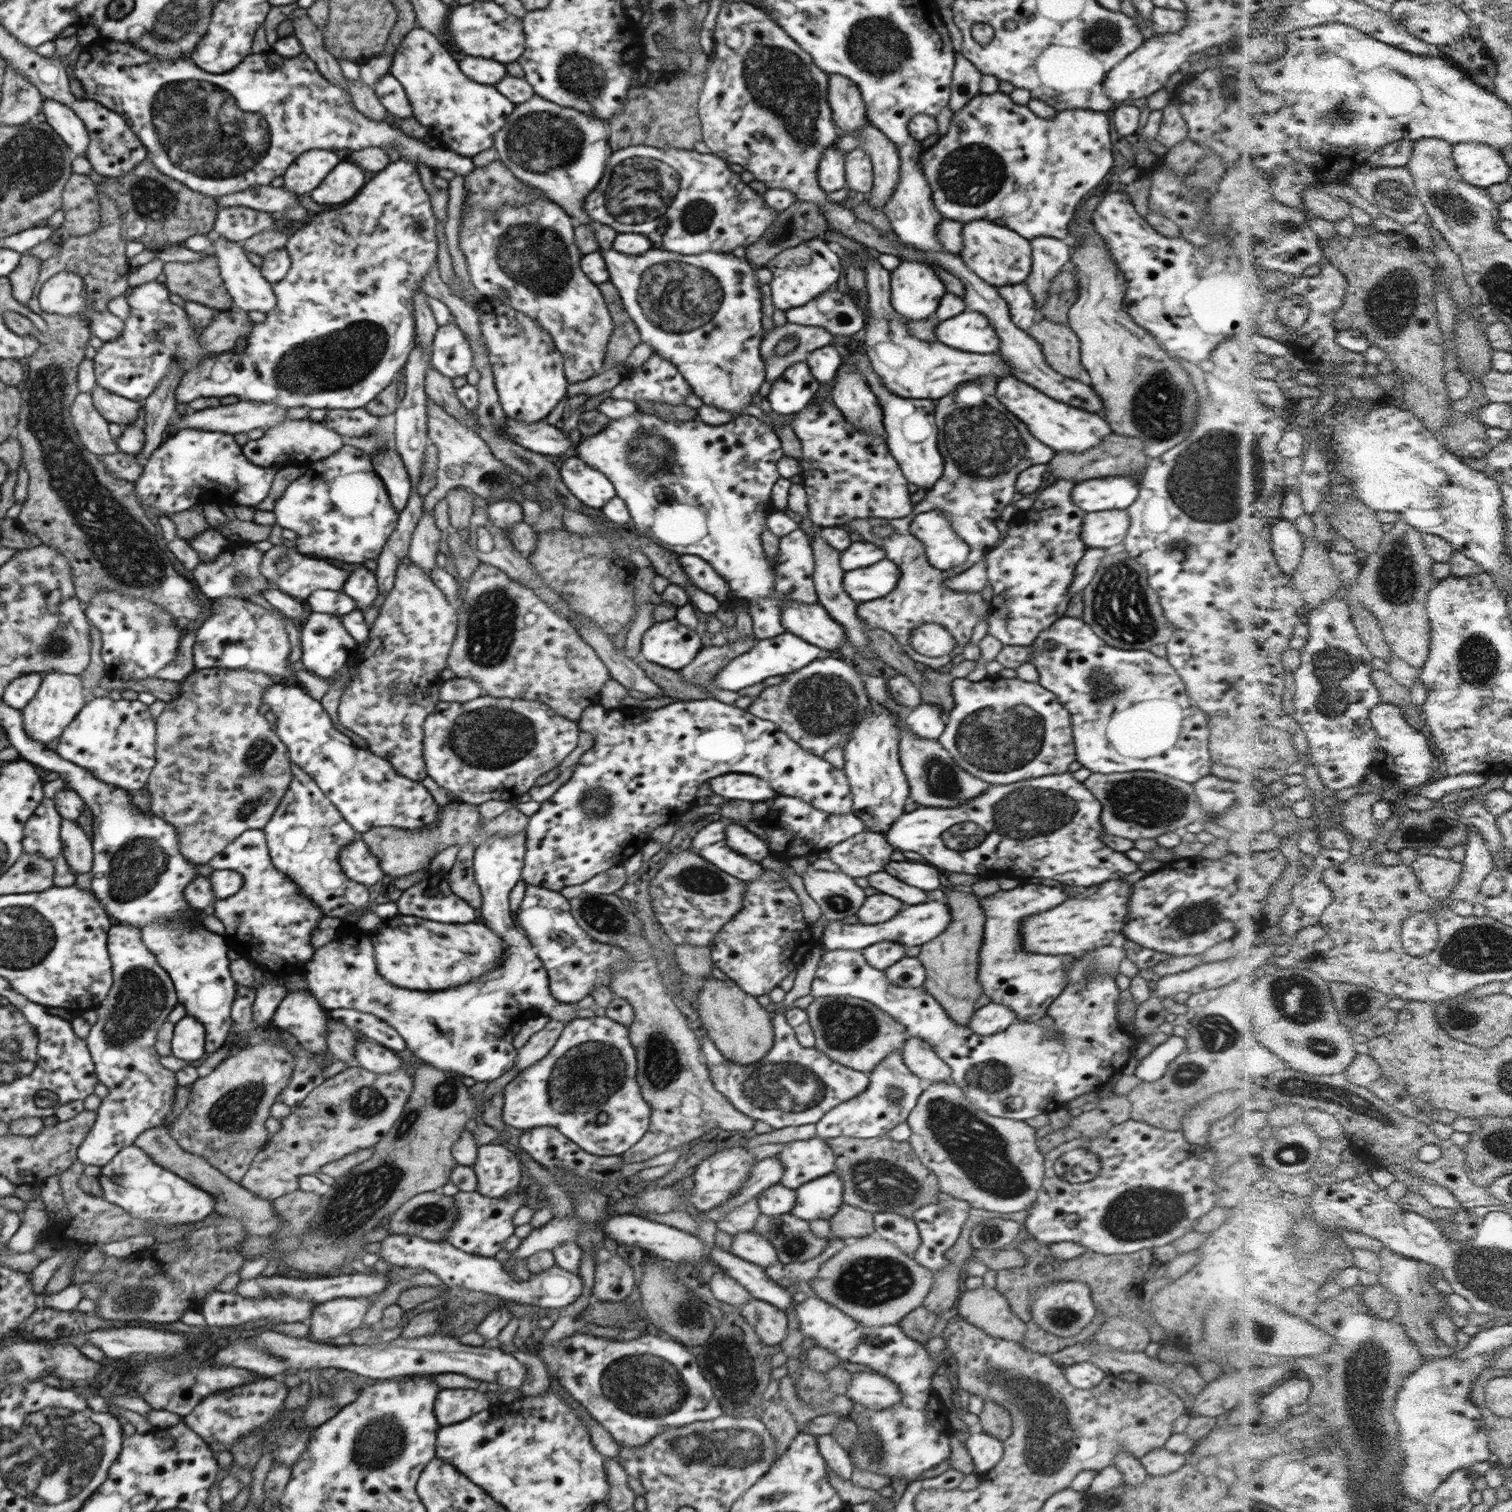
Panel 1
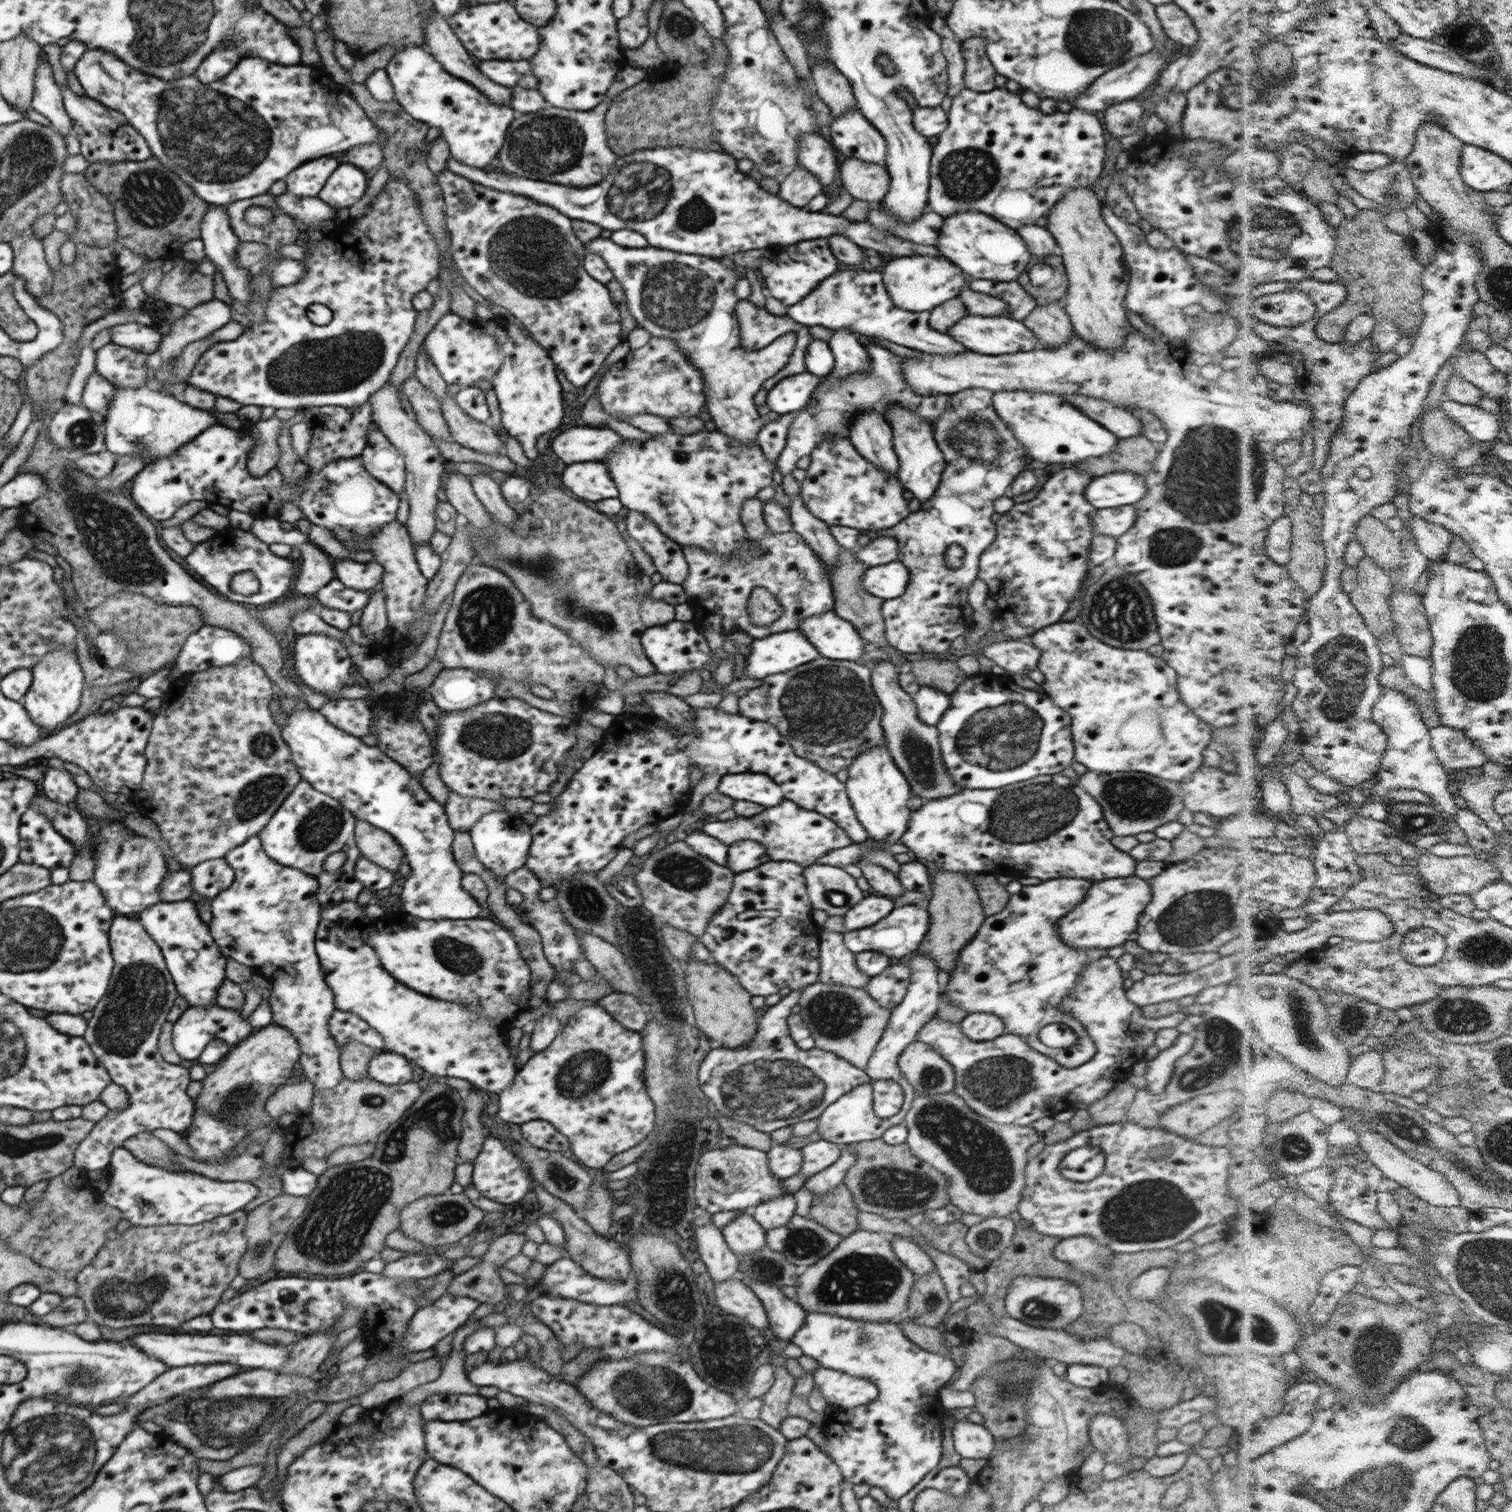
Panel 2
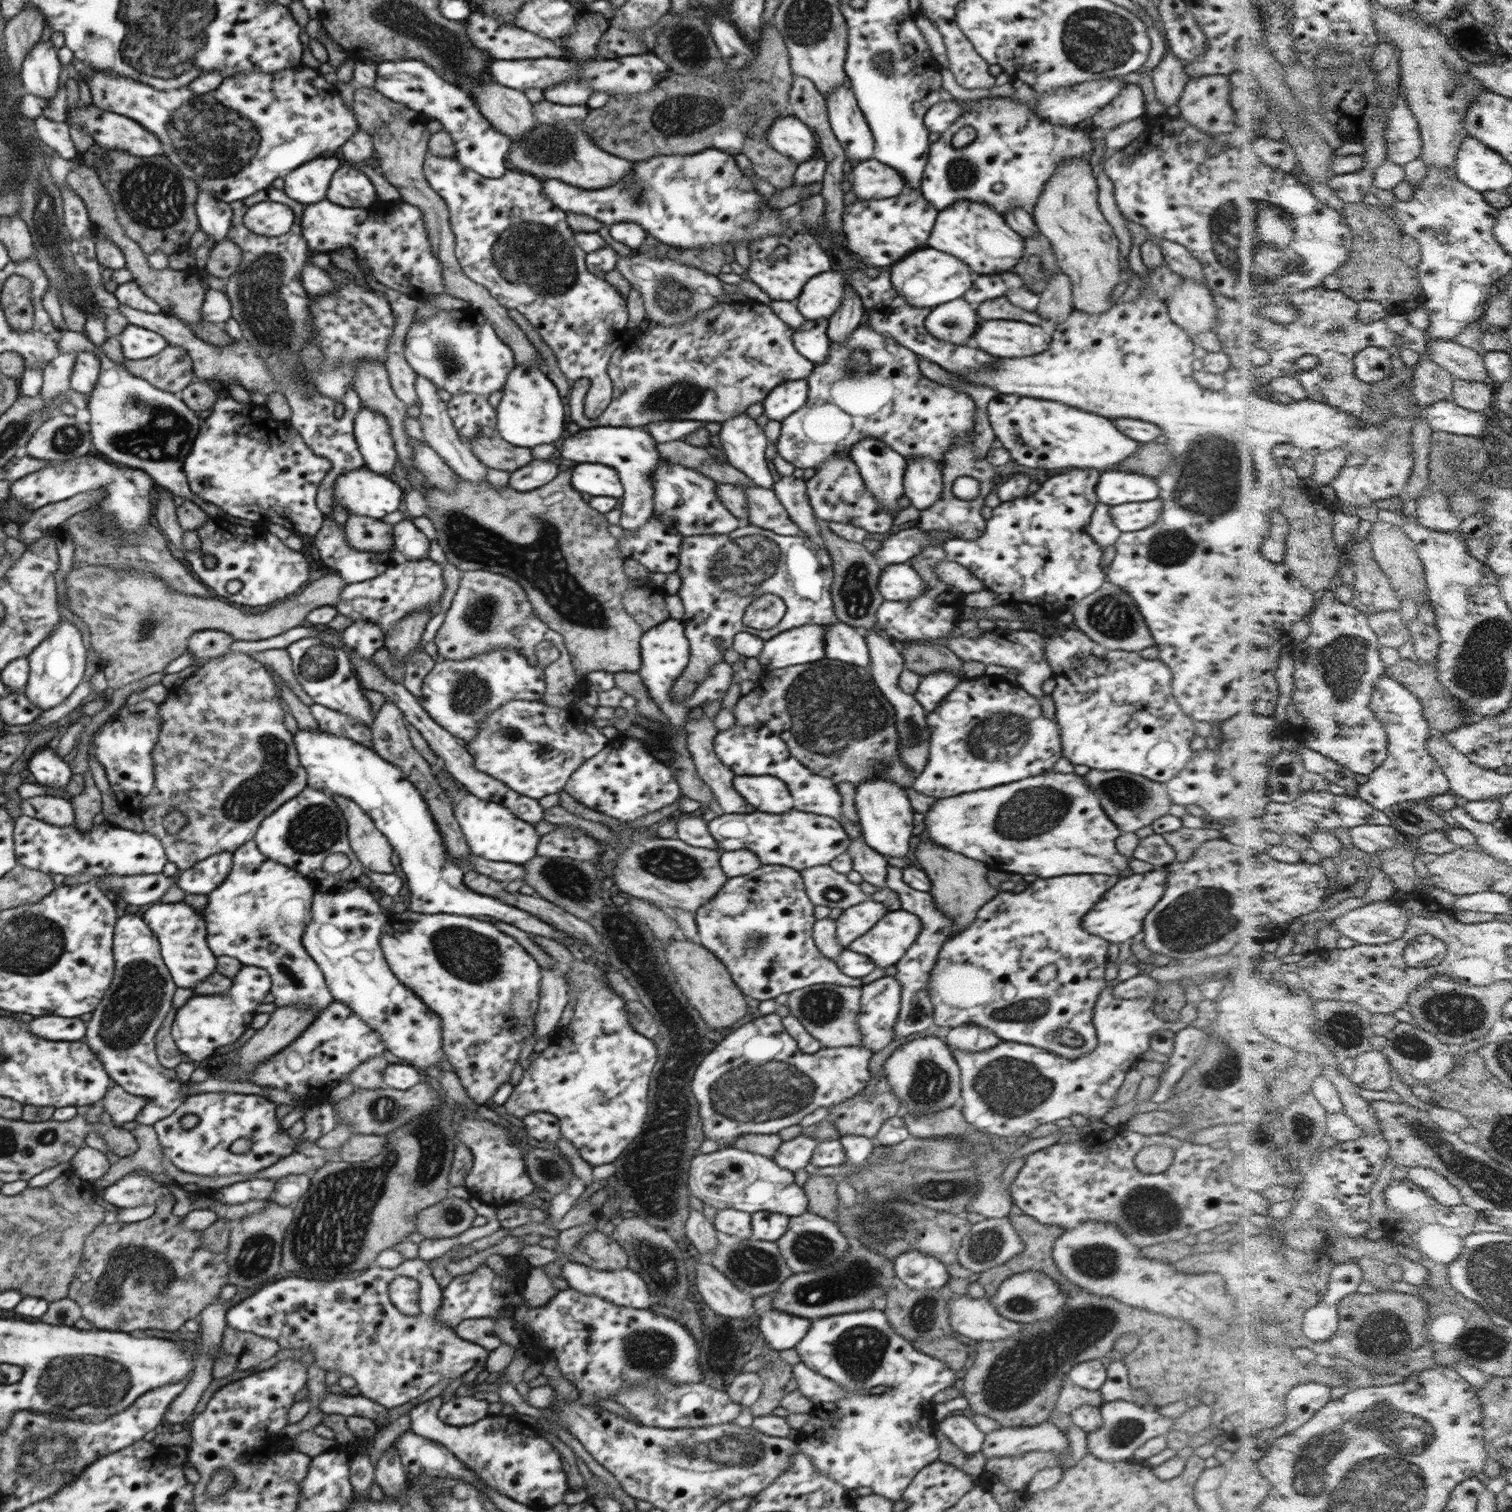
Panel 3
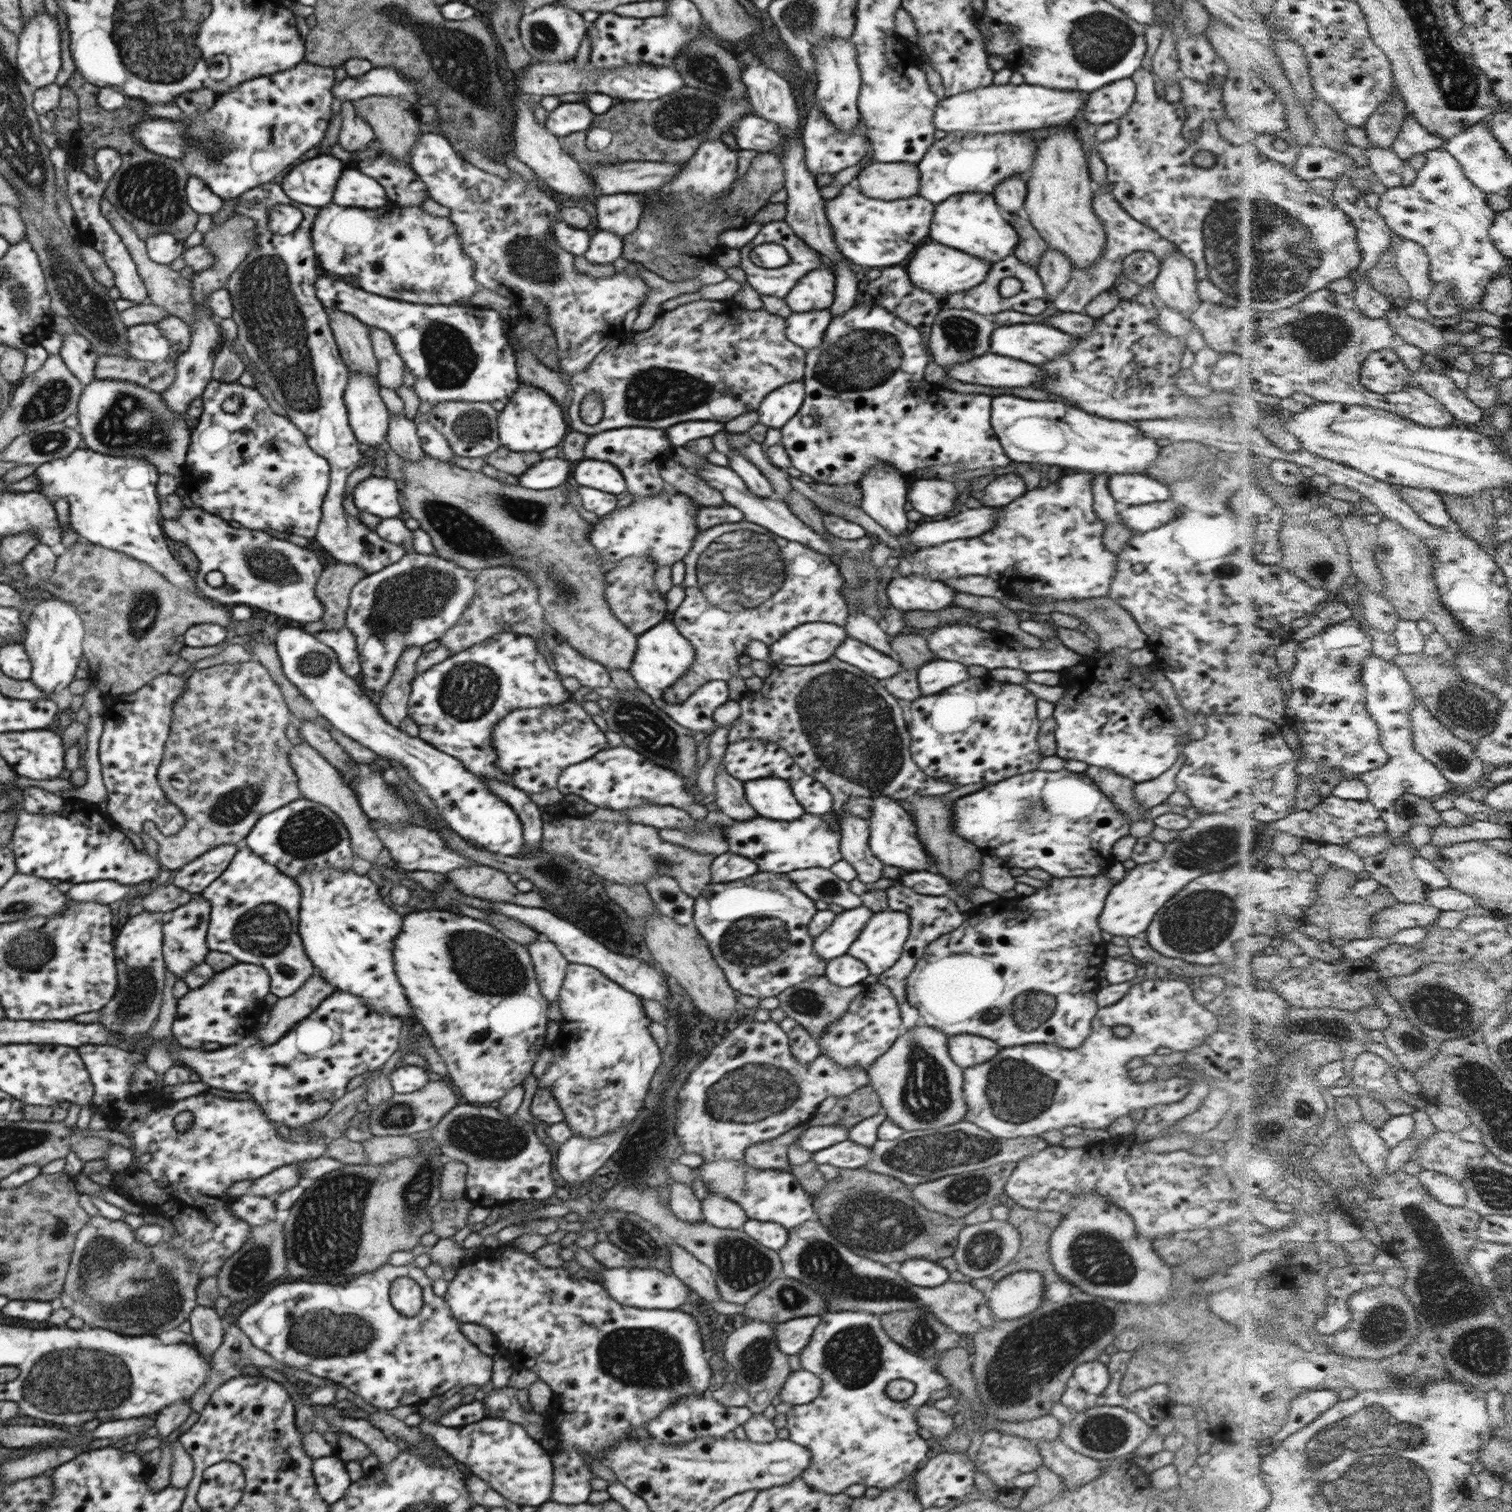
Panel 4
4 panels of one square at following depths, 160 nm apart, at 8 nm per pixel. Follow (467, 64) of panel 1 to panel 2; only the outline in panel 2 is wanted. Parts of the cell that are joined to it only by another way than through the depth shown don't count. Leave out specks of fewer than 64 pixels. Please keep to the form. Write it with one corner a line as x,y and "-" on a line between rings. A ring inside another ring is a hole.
479,60
477,67
494,83
506,88
516,88
520,77
533,74
532,66
527,60

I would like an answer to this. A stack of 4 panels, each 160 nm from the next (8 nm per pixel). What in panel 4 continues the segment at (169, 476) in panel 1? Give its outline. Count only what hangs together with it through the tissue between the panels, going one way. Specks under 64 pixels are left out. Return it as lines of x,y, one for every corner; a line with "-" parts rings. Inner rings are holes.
212,379
201,397
203,411
191,432
184,466
184,473
194,480
189,491
192,502
249,530
270,528
313,538
329,487
326,458
308,446
306,435
289,418
270,409
256,387
-
232,396
240,396
243,403
236,413
224,413
222,402

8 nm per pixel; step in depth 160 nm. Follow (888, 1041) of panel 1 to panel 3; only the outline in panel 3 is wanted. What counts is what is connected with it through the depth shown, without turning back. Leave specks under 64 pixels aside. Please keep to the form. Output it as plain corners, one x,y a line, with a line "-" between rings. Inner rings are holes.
820,984
794,990
788,994
788,1009
804,1029
819,1041
821,1048
862,1048
862,1035
858,1029
862,990
860,987

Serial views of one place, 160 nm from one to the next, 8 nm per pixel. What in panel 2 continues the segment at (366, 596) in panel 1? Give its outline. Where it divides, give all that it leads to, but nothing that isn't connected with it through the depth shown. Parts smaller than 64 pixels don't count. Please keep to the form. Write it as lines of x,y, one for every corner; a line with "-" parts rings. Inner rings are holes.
346,558
333,560
335,579
344,583
344,586
361,591
374,591
382,583
387,572
378,562
355,562

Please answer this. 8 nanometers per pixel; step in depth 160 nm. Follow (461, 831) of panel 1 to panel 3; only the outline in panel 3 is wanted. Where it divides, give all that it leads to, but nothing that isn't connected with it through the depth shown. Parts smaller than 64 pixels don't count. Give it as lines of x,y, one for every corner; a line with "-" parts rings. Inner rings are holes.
338,793
330,795
344,813
349,845
363,868
380,874
399,873
399,868
390,859
393,848
384,834
376,828
374,821
350,798

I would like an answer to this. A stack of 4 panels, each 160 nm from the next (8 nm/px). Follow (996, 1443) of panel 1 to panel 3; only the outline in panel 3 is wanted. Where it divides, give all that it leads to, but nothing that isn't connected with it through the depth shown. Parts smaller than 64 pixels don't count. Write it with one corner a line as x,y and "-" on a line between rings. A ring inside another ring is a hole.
949,1415
938,1422
939,1430
965,1454
980,1451
986,1434
964,1415

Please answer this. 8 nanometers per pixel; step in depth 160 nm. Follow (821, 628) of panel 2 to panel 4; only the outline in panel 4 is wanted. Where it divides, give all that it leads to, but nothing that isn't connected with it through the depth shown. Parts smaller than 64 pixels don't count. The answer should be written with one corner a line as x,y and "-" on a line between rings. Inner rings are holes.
848,636
842,641
842,645
835,650
833,656
842,662
855,666
879,681
890,678
903,669
901,663
891,656

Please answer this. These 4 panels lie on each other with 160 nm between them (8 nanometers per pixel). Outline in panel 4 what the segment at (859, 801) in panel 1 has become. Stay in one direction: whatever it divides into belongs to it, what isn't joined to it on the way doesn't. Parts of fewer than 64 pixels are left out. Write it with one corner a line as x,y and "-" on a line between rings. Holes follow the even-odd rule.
877,796
872,800
874,807
872,807
872,815
868,820
870,827
869,847
874,856
885,865
897,866
903,872
918,872
919,870
936,872
936,868
933,869
931,856
918,838
917,825
912,815
896,803
897,799
889,796

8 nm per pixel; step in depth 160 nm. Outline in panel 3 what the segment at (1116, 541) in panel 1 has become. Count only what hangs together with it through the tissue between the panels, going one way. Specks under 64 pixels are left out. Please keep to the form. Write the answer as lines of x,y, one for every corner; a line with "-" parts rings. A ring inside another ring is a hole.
1158,498
1147,502
1112,506
1110,508
1110,517
1112,517
1112,524
1121,533
1130,533
1154,525
1158,517
1160,517
1160,511
1162,511
1162,502

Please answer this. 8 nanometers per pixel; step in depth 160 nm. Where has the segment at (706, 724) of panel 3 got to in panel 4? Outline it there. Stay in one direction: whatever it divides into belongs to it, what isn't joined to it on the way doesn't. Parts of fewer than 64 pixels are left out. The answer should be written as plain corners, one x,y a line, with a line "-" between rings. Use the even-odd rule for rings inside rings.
723,763
714,772
716,787
716,804
720,812
724,812
735,820
752,820
758,815
746,800
743,783
732,777

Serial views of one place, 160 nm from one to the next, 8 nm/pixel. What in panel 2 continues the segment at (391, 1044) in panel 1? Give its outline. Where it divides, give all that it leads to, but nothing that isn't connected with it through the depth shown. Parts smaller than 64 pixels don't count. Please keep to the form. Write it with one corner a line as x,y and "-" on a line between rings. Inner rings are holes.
335,1010
328,1022
328,1029
340,1052
350,1043
372,1047
377,1051
384,1049
384,1039
356,1014

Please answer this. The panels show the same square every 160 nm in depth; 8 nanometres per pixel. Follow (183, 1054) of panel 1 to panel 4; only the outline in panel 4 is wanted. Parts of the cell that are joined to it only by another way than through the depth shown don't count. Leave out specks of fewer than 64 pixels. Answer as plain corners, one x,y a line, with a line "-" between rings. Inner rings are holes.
236,963
222,969
212,978
212,982
190,989
186,996
177,1000
177,1014
172,1026
173,1037
178,1044
190,1050
202,1050
207,1042
216,1042
221,1048
233,1046
258,1025
260,1014
268,1006
264,1000
268,993
270,975
265,968

